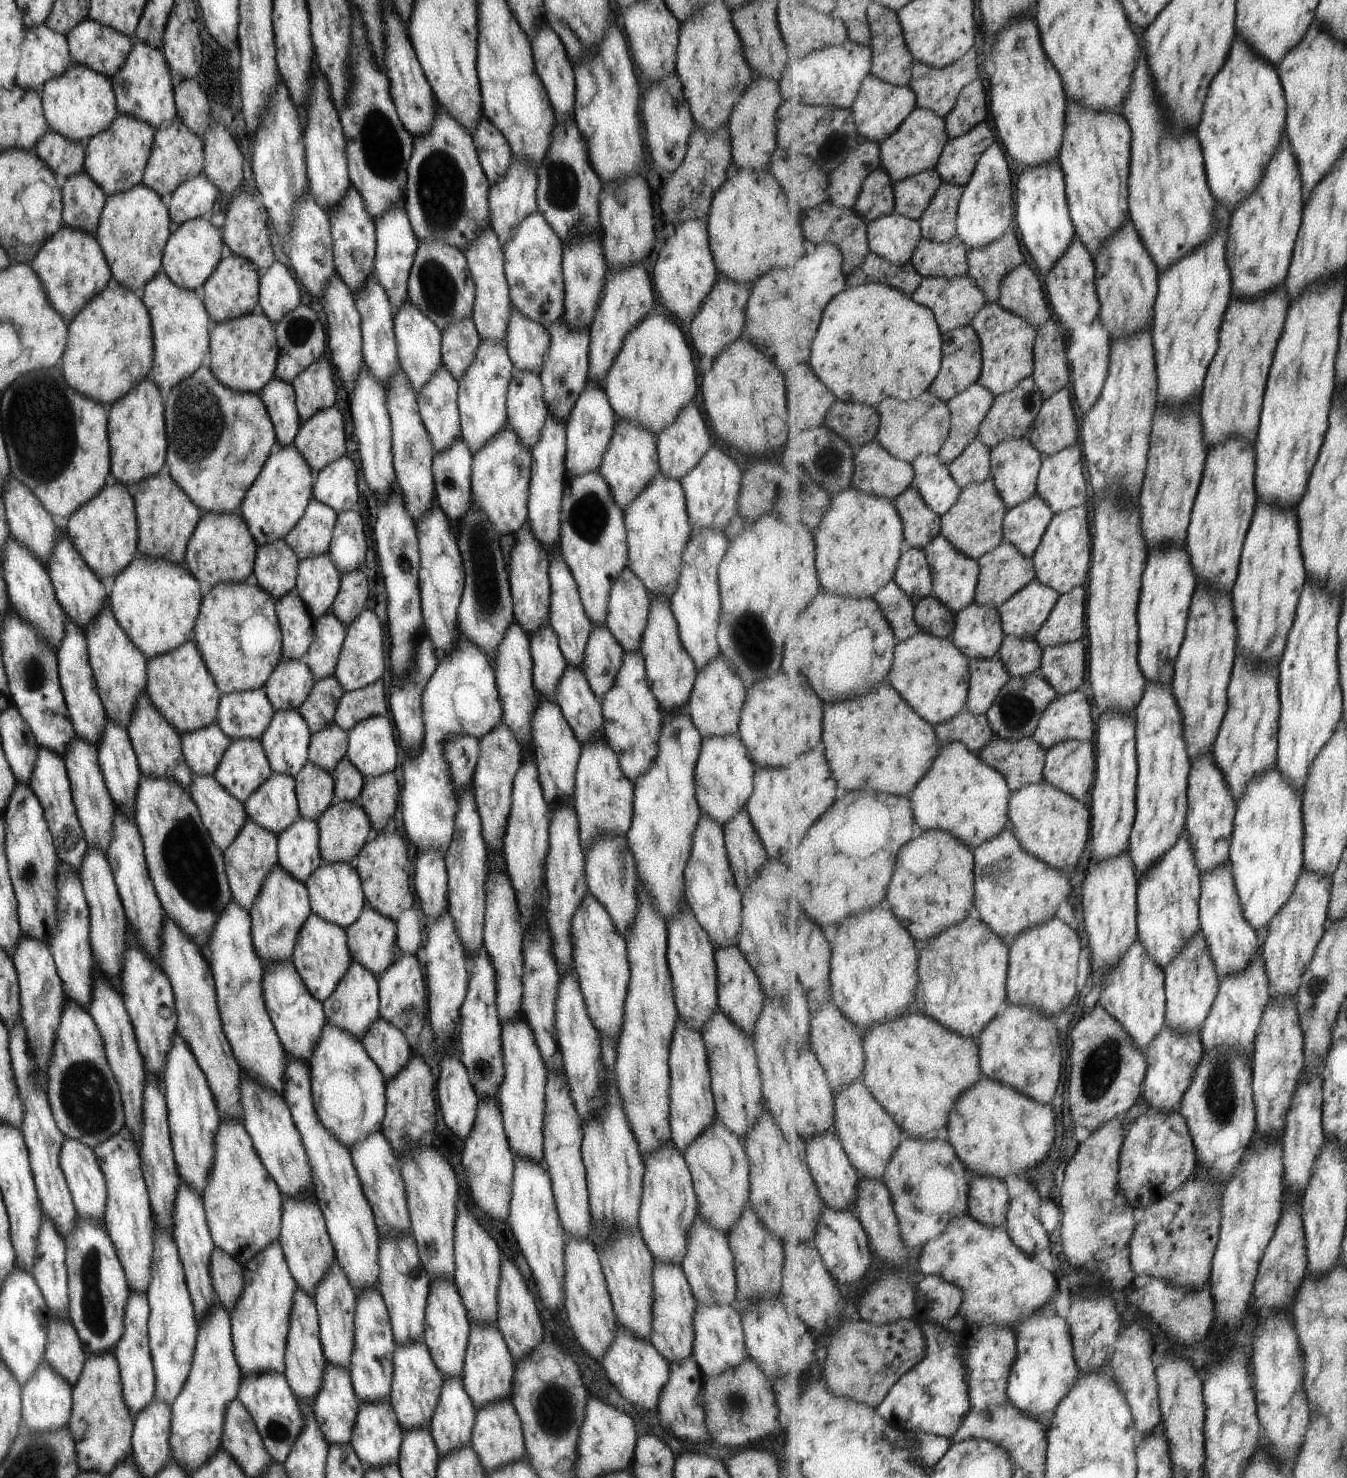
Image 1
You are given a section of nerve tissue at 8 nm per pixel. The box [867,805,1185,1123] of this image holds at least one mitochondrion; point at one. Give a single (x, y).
(1101, 1066)

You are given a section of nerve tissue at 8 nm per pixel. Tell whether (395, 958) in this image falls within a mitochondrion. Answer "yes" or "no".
no

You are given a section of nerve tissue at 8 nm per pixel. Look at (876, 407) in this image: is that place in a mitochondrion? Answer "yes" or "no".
no

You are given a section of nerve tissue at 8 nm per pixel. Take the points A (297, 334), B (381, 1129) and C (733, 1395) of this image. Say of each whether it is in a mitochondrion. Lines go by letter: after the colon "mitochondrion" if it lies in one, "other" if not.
A: mitochondrion
B: other
C: mitochondrion

